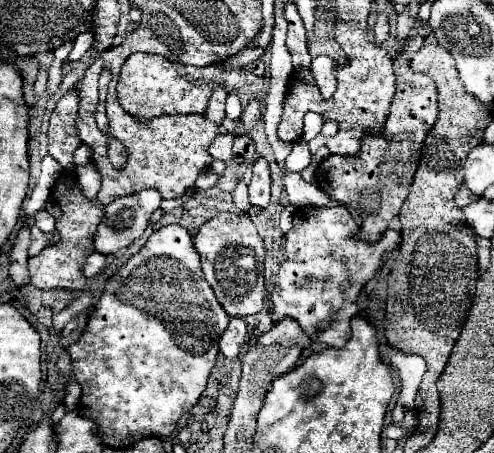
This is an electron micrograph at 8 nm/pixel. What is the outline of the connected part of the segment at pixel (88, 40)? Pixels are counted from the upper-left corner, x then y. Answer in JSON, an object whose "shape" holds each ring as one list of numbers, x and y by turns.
{"shape":[[86,31,86,33,78,35,74,41,74,47,70,51,70,61,78,61,92,45,94,45,94,31]]}

